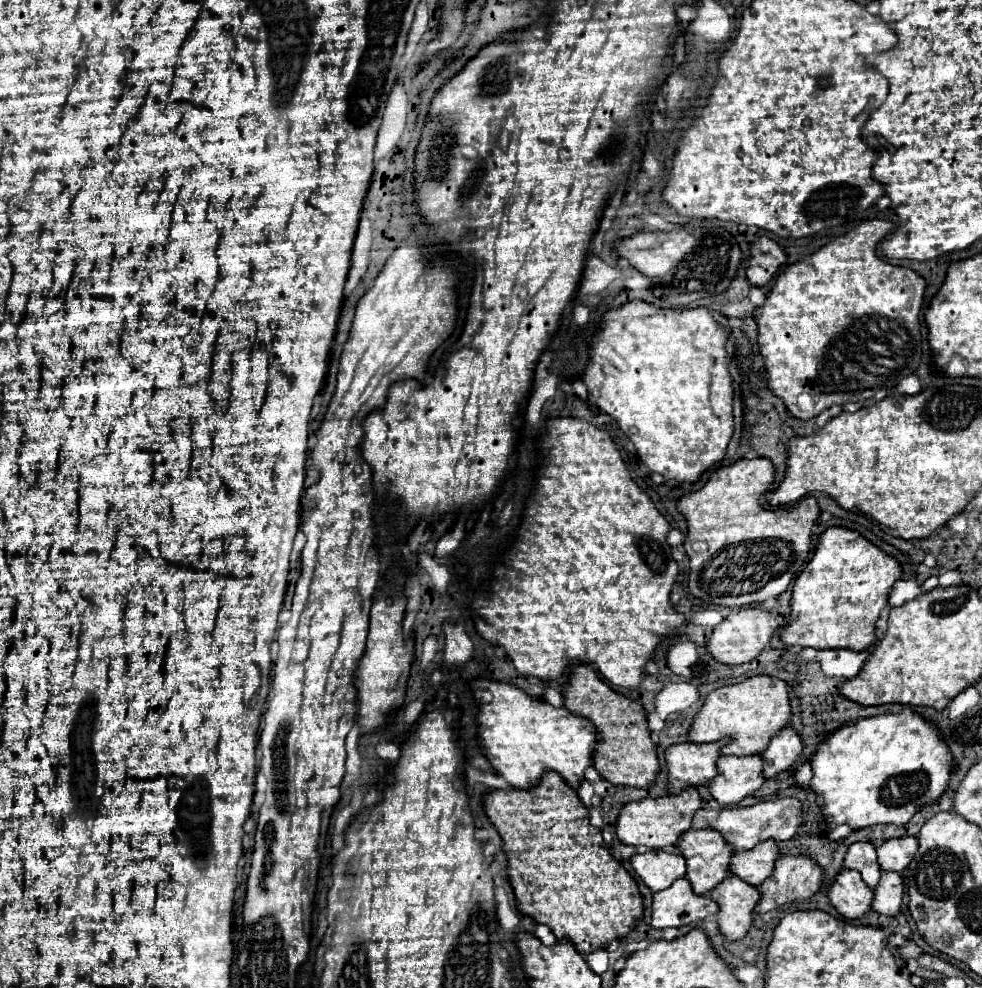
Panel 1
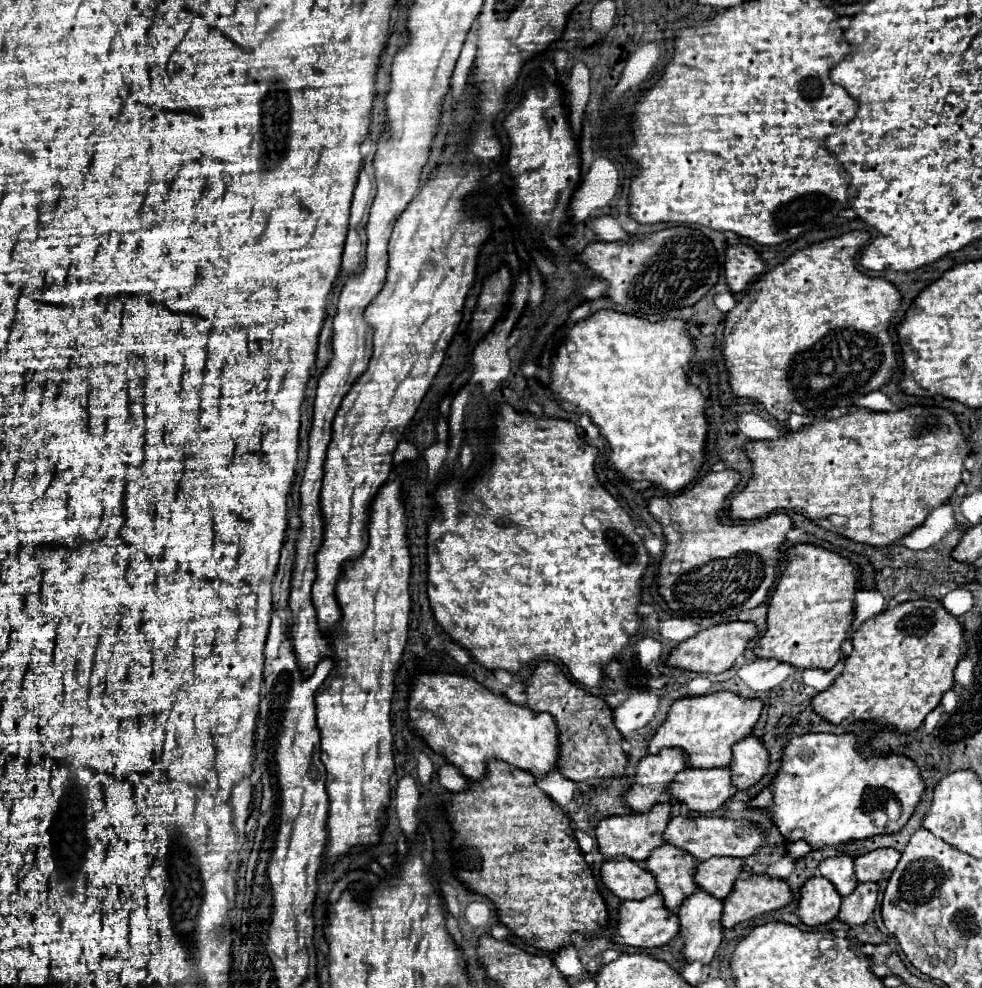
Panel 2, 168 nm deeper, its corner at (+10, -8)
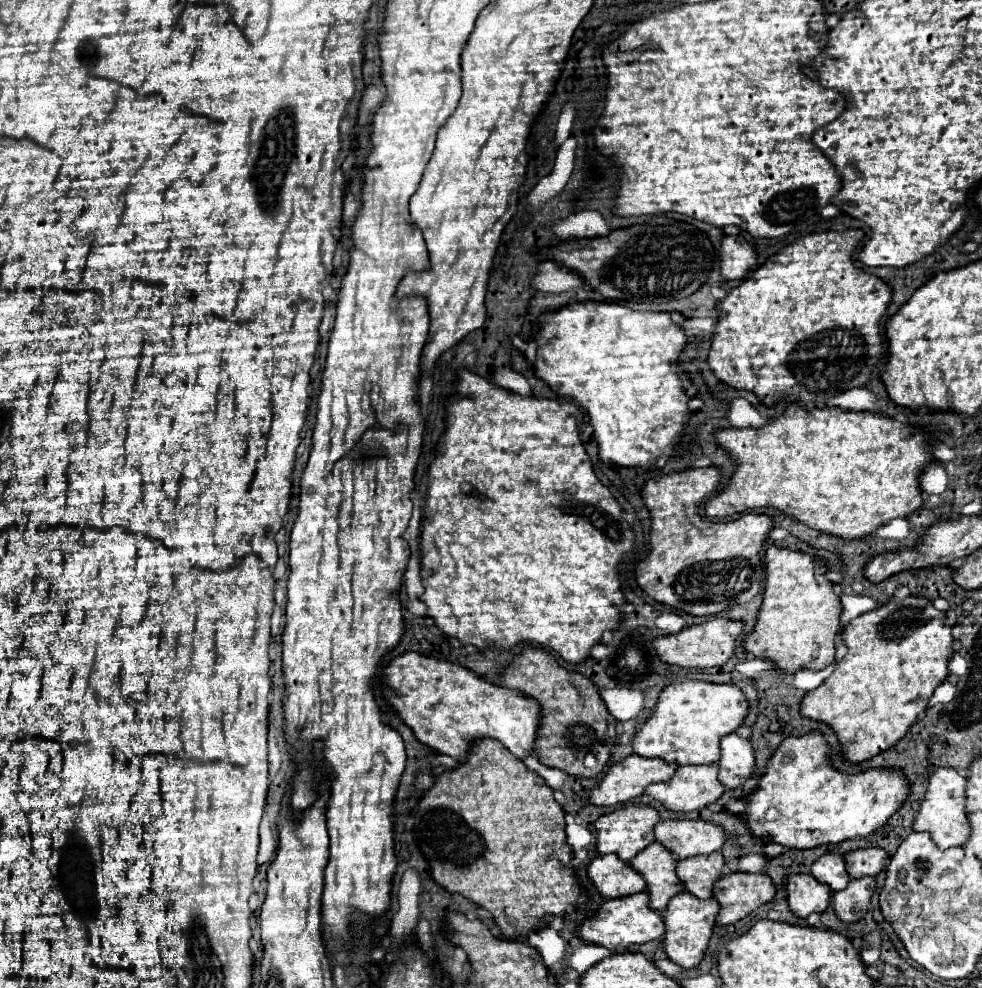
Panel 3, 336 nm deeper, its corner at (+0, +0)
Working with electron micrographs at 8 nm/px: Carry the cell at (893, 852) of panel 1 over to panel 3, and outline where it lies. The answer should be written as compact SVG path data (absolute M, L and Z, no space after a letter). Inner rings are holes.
M863 848L845 854L845 866L847 874L851 878L863 878L863 876L877 876L883 870L883 860L887 858L887 852L881 848Z

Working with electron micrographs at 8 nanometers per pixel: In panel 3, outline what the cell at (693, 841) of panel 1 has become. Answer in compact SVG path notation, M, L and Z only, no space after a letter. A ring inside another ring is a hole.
M653 842L643 852L639 852L631 864L647 884L651 908L663 912L667 902L681 892L681 880L675 876L677 860L673 852L667 852L659 842Z

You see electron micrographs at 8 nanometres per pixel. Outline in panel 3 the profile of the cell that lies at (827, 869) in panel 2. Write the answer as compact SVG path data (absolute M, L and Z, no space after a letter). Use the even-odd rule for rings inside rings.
M823 854L821 858L817 858L811 866L811 876L815 876L815 880L821 880L823 884L827 884L833 892L843 890L851 880L845 870L843 856L839 856L839 854Z

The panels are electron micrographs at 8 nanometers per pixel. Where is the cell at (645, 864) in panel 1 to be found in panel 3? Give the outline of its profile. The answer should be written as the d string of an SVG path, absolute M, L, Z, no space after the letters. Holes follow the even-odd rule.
M615 854L595 856L587 866L587 876L603 898L623 898L645 890L641 874Z

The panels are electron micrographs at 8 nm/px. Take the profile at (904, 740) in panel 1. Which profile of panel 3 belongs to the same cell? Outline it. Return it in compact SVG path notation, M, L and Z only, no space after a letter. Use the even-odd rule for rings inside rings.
M811 732L799 738L785 738L777 752L773 752L771 762L757 784L757 788L747 796L747 812L743 814L749 832L763 842L781 844L785 848L807 850L821 844L839 844L855 836L867 836L881 828L893 812L905 802L909 794L909 782L897 770L867 770L859 774L841 774L827 768L827 742L819 732Z

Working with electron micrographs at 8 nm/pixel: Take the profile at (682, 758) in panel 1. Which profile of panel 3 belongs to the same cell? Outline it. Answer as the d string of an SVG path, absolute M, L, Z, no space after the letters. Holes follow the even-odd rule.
M631 754L609 768L603 782L591 790L589 802L595 806L625 804L641 796L649 784L669 780L673 772L675 764L667 766L663 760Z

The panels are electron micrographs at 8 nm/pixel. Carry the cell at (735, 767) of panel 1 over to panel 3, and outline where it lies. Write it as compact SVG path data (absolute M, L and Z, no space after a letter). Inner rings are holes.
M679 766L671 780L653 784L645 794L661 802L671 812L691 812L721 798L725 788L717 780L719 768L711 766Z

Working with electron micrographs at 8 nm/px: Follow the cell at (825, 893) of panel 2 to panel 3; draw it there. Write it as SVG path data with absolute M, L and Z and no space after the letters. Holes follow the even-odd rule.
M809 874L785 876L785 894L789 910L799 918L821 914L829 906L831 898L829 886L817 882Z

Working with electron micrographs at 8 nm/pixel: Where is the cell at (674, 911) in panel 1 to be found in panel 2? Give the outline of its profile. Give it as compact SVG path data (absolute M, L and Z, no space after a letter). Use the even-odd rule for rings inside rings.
M655 894L655 896L649 896L639 902L621 904L619 924L617 924L617 930L611 936L611 940L617 944L627 944L627 946L637 946L637 948L655 948L655 946L669 944L675 936L679 936L679 932L681 932L679 916L665 908L661 894Z

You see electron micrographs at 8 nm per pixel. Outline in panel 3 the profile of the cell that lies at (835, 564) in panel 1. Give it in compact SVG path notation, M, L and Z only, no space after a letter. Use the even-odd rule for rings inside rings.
M769 546L765 552L765 592L757 624L743 638L743 650L761 660L771 660L775 670L793 674L801 668L823 670L835 662L835 636L841 630L841 602L835 586L823 576L825 564L809 554Z

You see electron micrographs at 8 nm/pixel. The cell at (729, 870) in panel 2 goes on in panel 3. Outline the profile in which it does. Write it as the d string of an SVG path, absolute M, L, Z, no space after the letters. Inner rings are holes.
M719 852L707 856L693 856L677 862L677 876L683 882L685 890L701 900L711 898L711 890L715 880L721 878L721 868L725 860Z

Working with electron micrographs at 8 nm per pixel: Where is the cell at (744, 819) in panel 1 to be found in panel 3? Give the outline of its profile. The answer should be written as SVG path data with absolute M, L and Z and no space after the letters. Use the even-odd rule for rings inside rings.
M667 820L653 828L655 840L677 858L691 858L721 850L729 838L721 826L705 820Z

